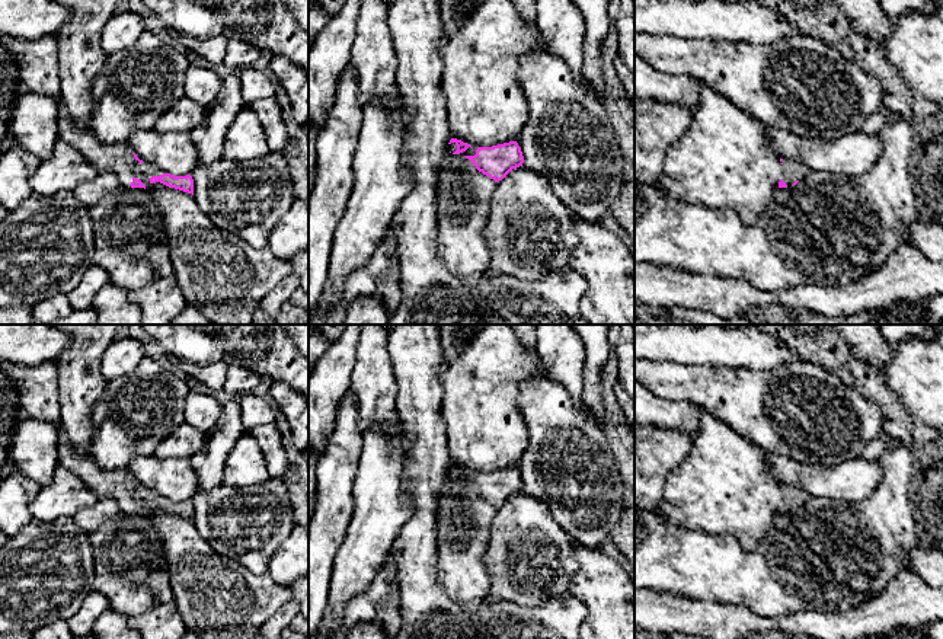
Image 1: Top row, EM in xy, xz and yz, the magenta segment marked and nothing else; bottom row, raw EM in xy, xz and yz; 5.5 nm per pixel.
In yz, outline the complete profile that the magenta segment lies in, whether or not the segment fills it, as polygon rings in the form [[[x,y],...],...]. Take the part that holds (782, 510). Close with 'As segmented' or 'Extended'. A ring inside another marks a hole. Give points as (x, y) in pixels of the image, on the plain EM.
[[[780,485],[781,488],[781,505],[779,508],[779,514],[787,514],[796,511],[799,507],[805,507],[809,501],[811,495],[805,491],[790,486]]]. Extended

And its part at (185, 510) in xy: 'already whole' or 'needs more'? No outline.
needs more

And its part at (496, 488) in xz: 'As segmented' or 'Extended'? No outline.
Extended

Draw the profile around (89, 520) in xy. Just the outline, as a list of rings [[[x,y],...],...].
[[[99,498],[95,505],[76,512],[73,520],[84,533],[90,534],[121,512],[114,498]]]

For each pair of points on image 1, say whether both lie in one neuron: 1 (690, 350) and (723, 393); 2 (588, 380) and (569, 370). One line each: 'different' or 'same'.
1: different
2: different

